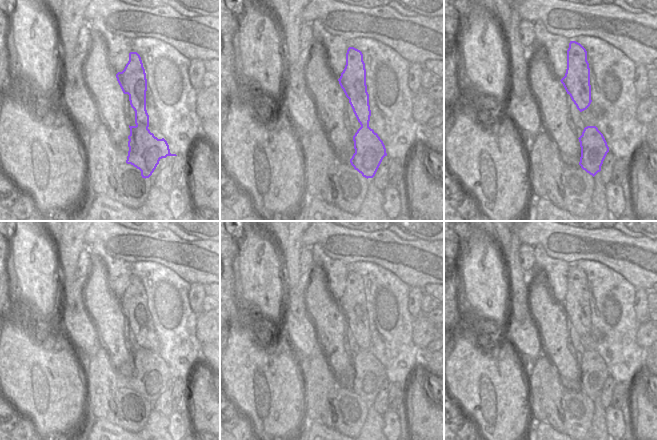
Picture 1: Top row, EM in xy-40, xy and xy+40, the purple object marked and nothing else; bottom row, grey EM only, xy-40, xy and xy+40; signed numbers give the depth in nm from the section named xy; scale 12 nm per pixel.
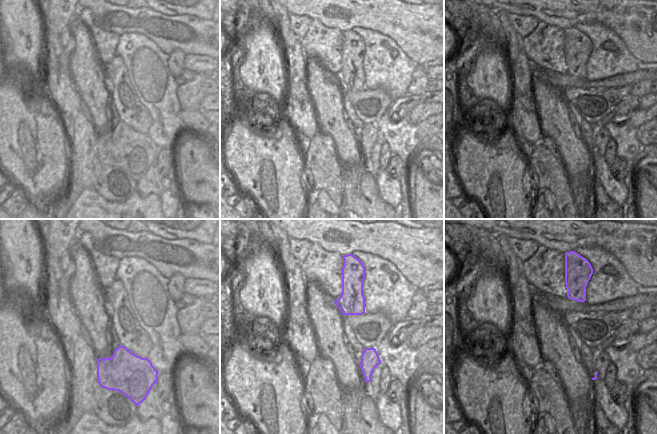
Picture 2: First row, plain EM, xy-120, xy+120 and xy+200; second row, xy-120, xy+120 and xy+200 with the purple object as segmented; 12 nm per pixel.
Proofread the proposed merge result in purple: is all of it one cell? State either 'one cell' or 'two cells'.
two cells

